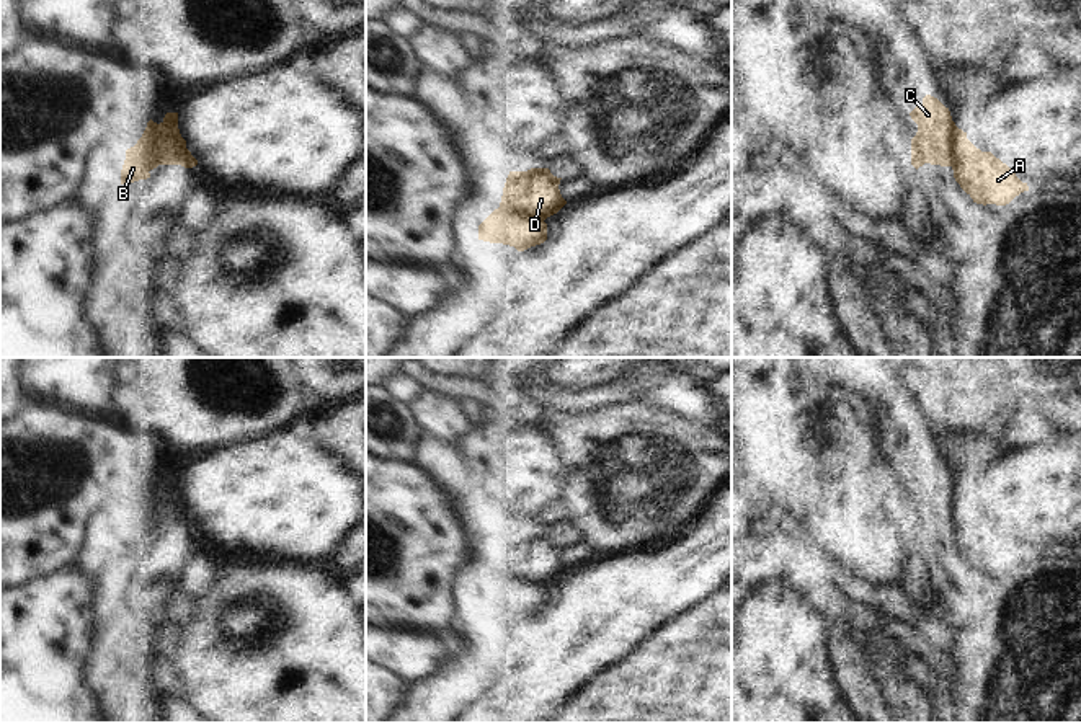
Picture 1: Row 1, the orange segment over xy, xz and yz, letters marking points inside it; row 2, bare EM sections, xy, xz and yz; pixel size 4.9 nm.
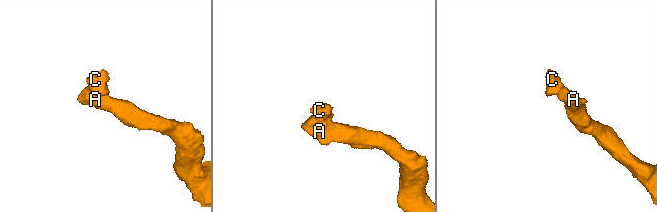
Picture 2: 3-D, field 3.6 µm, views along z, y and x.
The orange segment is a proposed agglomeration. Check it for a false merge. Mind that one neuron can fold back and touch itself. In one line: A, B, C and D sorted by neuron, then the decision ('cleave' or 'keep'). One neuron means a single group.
A B / C D | cleave

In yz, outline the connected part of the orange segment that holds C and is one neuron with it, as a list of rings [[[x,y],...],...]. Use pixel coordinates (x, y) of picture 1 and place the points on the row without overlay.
[[[926,460],[923,470],[910,481],[918,490],[918,498],[911,504],[911,530],[916,535],[924,529],[950,532],[952,517],[967,504],[967,498],[955,491],[949,473]]]

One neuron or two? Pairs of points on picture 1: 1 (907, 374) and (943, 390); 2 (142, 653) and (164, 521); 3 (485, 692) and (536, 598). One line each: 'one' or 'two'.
1: two
2: one
3: two

